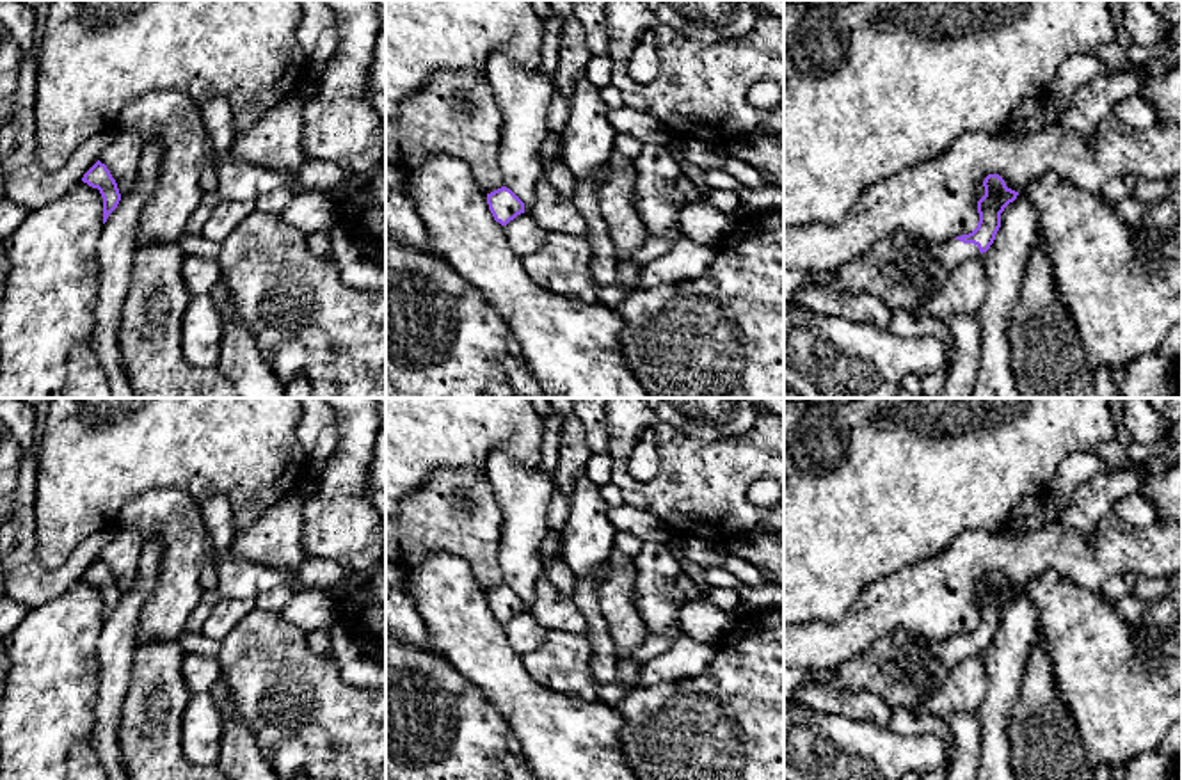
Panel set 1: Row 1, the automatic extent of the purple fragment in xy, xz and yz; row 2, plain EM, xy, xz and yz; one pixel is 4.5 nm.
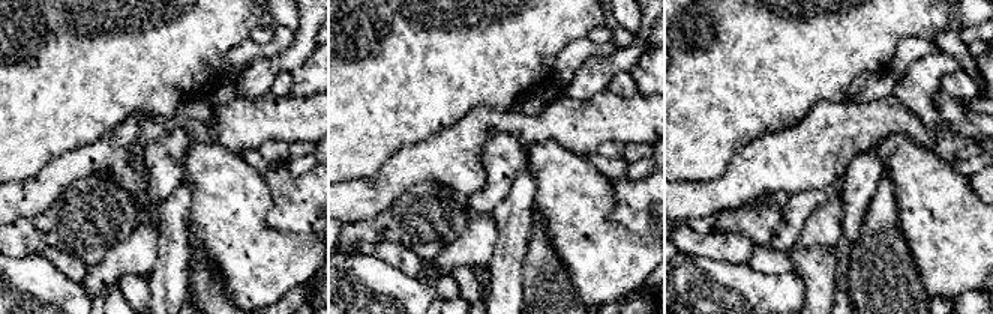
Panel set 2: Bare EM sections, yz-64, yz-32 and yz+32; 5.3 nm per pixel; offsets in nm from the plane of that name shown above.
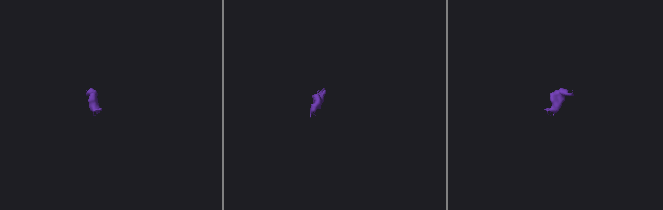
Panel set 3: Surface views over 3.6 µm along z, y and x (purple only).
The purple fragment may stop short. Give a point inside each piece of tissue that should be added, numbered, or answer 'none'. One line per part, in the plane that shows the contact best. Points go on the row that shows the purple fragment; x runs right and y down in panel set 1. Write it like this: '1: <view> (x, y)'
1: yz (948, 254)

